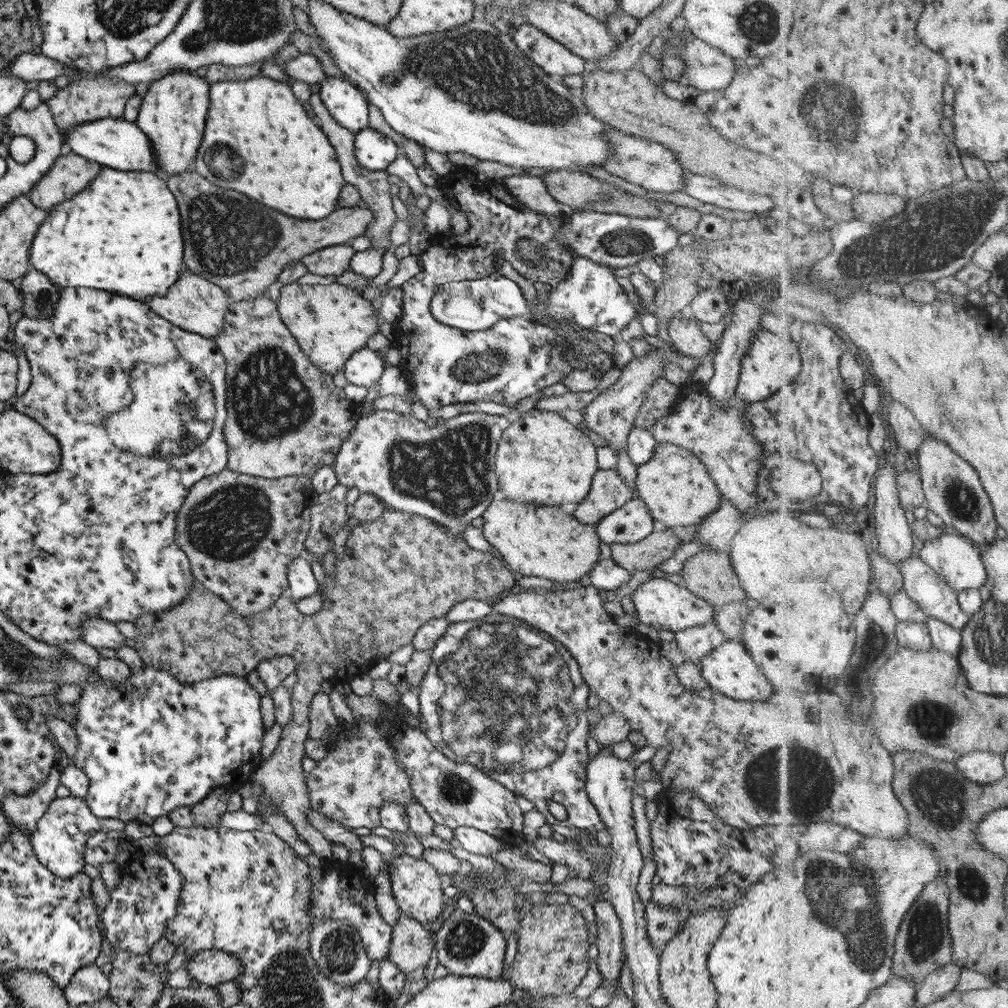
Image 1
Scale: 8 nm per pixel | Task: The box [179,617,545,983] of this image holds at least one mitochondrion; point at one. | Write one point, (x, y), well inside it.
(339, 951)

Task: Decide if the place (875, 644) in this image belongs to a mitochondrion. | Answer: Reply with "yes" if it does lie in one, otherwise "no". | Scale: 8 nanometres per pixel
yes

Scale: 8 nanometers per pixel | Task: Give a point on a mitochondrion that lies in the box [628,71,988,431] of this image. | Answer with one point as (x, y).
(833, 113)

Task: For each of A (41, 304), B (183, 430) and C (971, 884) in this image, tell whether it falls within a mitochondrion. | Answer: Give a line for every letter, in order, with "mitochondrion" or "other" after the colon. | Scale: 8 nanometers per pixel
A: mitochondrion
B: mitochondrion
C: mitochondrion

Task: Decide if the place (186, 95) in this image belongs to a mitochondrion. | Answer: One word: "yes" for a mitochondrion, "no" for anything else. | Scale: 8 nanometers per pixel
no

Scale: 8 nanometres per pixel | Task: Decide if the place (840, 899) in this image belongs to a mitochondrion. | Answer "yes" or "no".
yes

